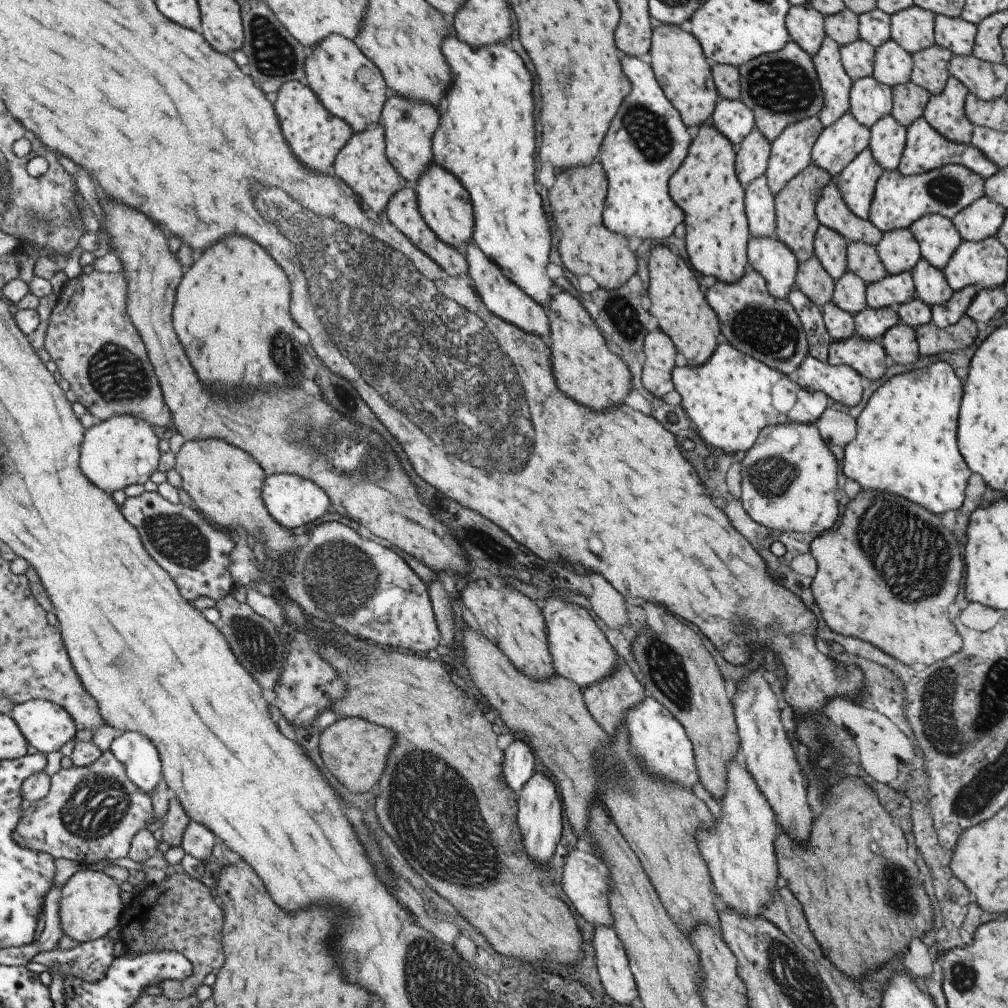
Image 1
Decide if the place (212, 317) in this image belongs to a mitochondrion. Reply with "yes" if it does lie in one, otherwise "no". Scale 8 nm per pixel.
no

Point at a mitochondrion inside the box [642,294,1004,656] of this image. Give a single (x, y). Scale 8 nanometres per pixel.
(899, 544)

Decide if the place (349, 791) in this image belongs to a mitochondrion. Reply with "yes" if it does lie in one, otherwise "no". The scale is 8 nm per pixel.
no

